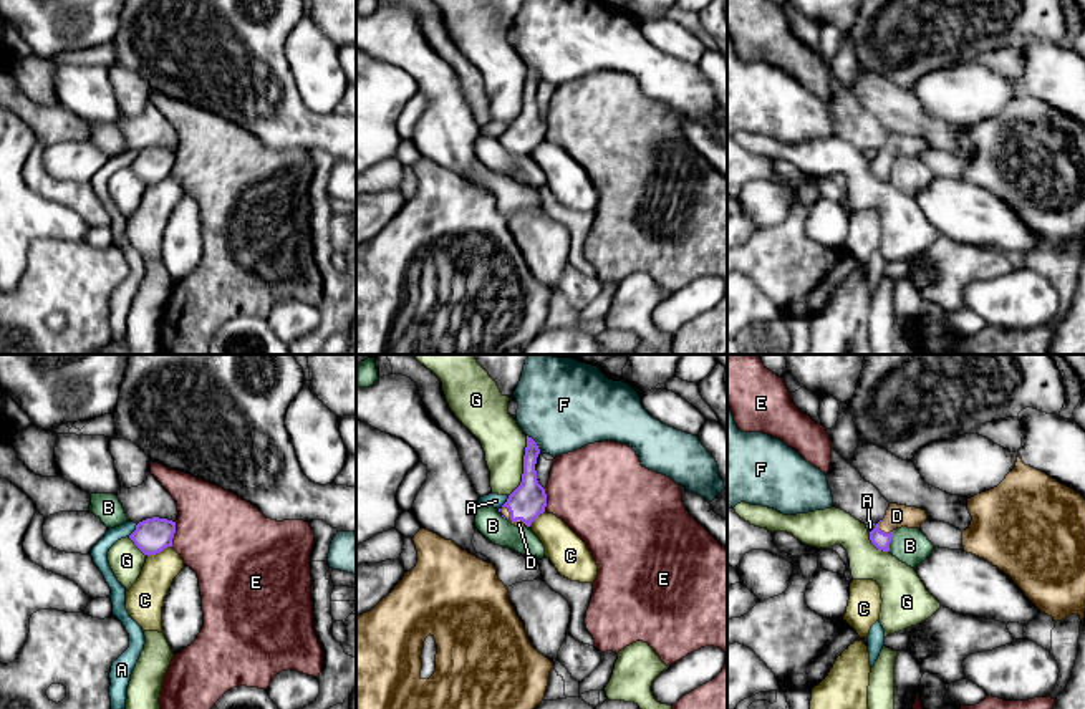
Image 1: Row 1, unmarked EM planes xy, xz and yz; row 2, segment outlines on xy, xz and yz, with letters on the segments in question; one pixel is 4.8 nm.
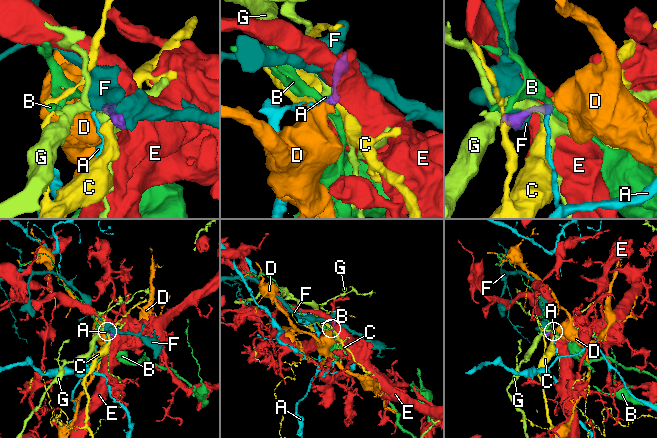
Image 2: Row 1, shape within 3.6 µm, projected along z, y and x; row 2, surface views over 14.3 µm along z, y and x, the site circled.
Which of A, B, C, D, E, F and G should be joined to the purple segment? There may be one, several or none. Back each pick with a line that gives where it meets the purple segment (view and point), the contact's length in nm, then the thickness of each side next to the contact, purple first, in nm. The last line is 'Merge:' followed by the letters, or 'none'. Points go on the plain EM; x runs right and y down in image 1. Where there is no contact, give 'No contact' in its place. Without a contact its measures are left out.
D: Touches purple at xz (511, 148). Shared border 170 nm. Thickness 170 nm (purple) against 50 nm
Merge: D

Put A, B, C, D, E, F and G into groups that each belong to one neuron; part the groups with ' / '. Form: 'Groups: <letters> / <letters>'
Groups: A / B / C / D / E / F / G

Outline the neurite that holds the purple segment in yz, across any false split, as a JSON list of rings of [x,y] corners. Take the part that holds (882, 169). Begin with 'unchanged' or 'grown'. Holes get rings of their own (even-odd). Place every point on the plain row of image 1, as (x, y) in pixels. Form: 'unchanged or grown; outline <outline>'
grown; outline [[[890,133],[885,147],[870,161],[870,169],[878,179],[890,181],[891,166],[896,157],[919,157],[924,149],[928,149],[924,137]]]

